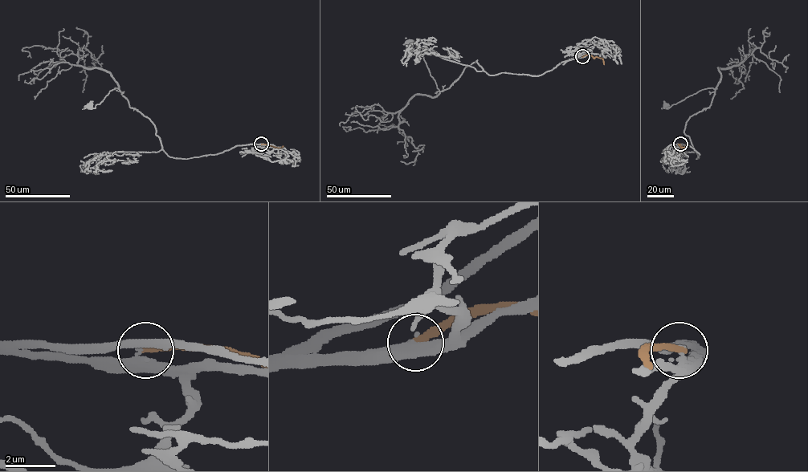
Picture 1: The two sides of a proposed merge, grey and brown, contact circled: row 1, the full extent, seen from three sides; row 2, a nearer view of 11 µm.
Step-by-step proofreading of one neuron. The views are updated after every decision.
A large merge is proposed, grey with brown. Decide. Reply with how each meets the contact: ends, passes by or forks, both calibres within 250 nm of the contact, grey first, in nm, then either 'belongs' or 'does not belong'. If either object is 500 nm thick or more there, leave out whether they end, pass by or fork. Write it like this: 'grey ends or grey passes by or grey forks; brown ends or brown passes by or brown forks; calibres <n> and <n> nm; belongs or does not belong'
grey passes by; brown ends; calibres 220 and 280 nm; does not belong

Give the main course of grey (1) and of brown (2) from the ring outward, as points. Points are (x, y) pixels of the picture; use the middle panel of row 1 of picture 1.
1: (582, 56), (537, 75), (489, 75), (477, 60), (439, 91), (416, 44), (410, 42)
2: (582, 56), (601, 58), (604, 64)

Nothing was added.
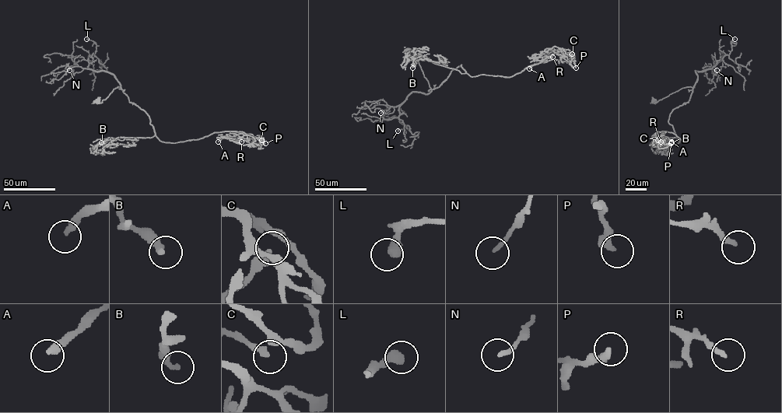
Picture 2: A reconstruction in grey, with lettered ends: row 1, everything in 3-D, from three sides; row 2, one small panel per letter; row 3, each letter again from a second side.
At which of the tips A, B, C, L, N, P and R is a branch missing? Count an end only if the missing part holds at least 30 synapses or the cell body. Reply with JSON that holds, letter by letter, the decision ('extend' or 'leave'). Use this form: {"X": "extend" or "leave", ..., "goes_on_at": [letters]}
{"A": "leave", "B": "leave", "C": "leave", "L": "leave", "N": "leave", "P": "leave", "R": "leave", "goes_on_at": []}

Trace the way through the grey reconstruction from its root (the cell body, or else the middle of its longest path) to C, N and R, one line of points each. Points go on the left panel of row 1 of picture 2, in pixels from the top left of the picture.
C: (97, 102), (119, 86), (149, 116), (162, 141), (224, 131), (261, 140)
N: (97, 102), (101, 103), (113, 89), (120, 87), (114, 75), (75, 64), (69, 70)
R: (97, 102), (119, 86), (149, 116), (162, 141), (224, 131), (235, 132), (230, 138), (241, 141)

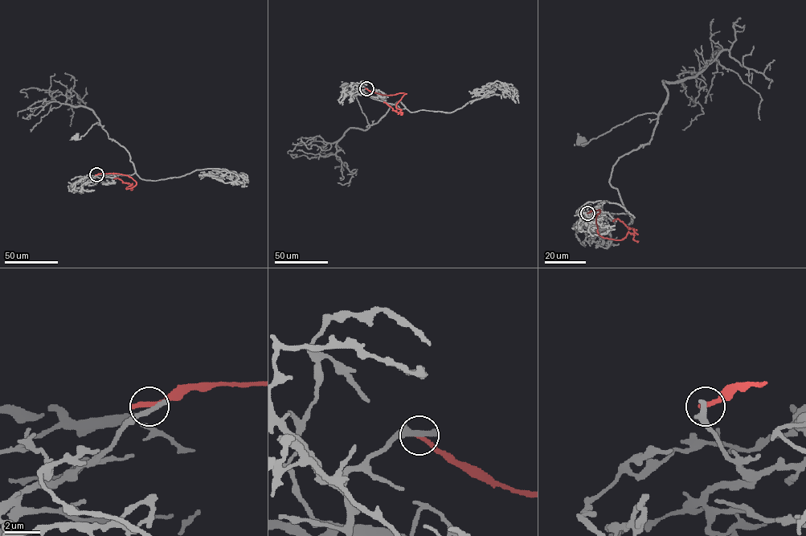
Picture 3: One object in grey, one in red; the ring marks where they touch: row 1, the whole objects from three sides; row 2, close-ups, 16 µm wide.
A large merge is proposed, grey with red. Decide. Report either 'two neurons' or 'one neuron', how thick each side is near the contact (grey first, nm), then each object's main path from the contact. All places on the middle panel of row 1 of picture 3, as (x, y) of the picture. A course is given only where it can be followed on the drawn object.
two neurons | 400/320 nm | grey via (366, 88), (362, 95), (405, 107), (400, 100), (397, 101), (370, 125), (350, 87), (345, 85) | red via (366, 88), (382, 94), (407, 93), (396, 104), (400, 112), (384, 101)

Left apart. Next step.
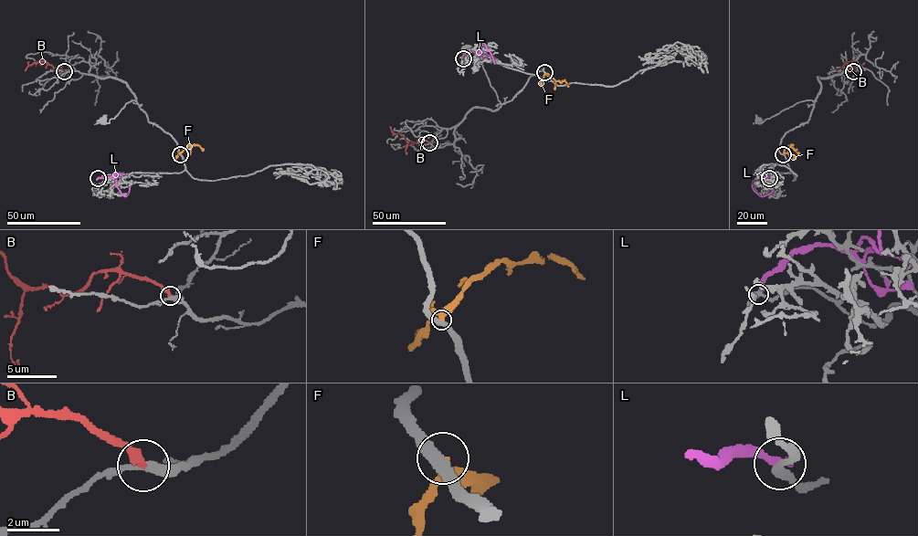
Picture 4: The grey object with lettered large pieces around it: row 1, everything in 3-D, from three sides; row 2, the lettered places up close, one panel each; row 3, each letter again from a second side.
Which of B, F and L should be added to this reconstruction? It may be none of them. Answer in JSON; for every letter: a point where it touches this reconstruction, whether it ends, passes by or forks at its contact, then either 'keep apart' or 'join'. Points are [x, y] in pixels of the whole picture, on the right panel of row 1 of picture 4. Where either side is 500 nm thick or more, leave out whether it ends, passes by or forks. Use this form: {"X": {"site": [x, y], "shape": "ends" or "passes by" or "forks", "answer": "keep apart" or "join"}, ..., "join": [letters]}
{"B": {"site": [853, 71], "shape": "ends", "answer": "join"}, "F": {"site": [783, 154], "shape": "passes by", "answer": "keep apart"}, "L": {"site": [769, 178], "shape": "ends", "answer": "keep apart"}, "join": ["B"]}

